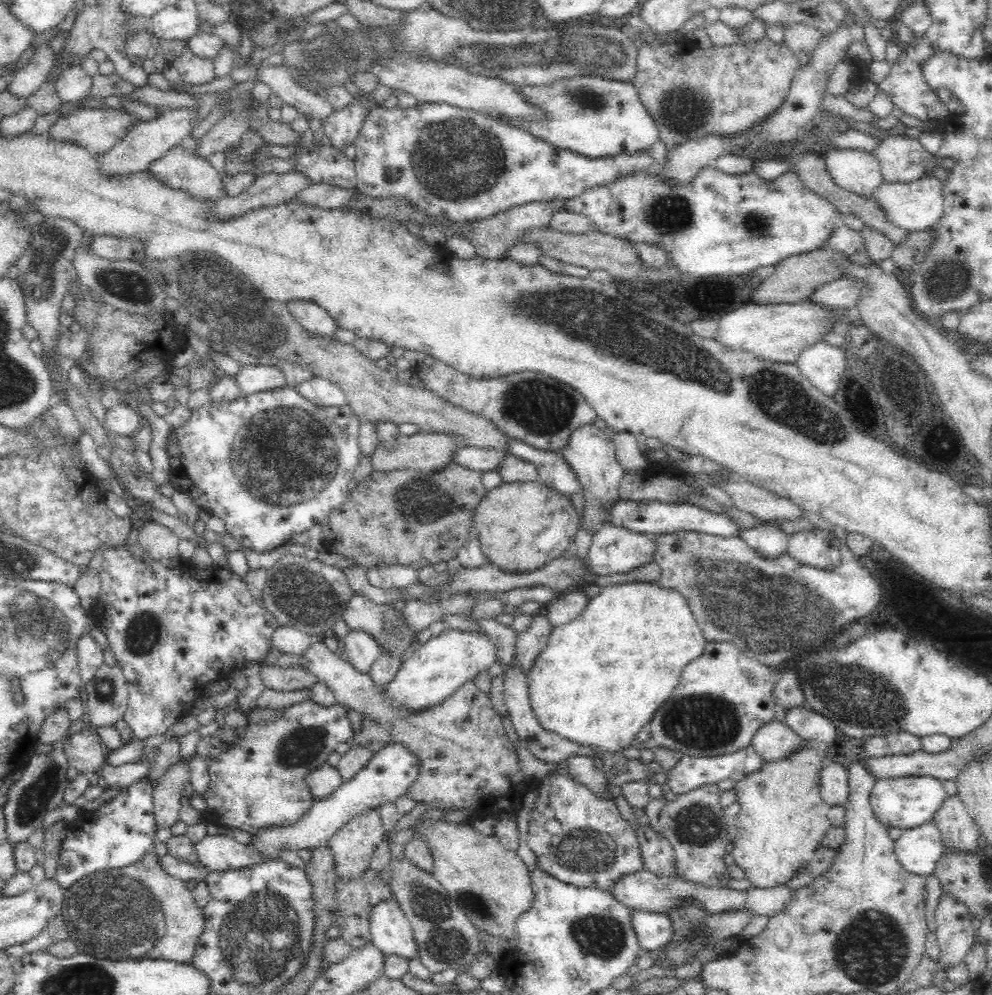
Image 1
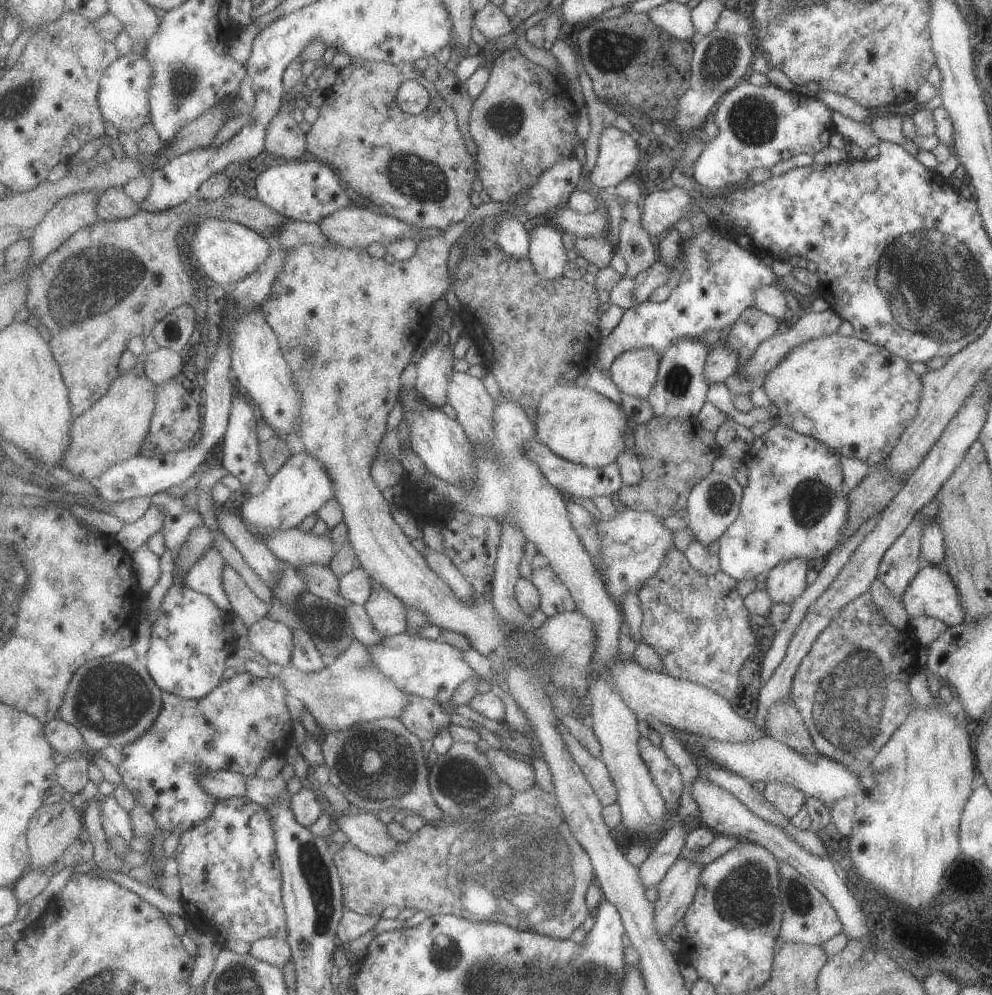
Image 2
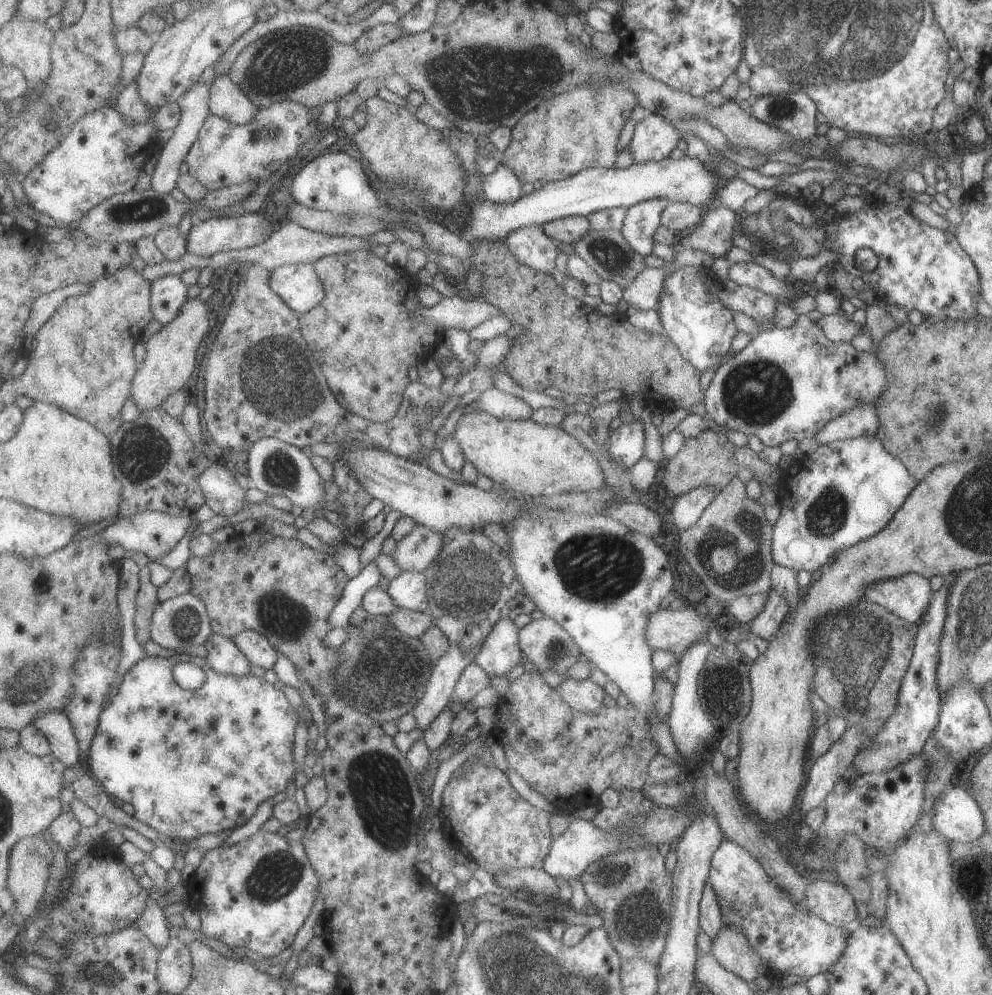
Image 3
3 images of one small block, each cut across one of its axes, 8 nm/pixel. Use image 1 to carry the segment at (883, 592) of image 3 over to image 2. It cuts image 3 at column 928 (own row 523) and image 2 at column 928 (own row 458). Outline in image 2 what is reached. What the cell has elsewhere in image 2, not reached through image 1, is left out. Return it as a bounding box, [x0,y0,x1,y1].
[901,564,966,627]

